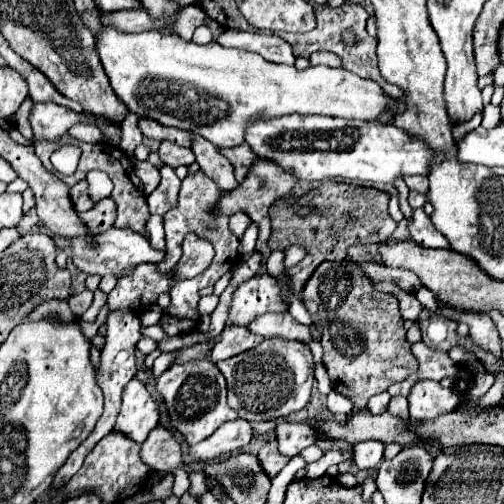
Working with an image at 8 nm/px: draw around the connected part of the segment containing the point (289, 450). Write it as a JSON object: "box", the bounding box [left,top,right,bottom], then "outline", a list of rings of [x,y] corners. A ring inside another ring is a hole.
{"box":[276,421,318,457],"outline":[[[304,421],[304,423],[278,423],[276,441],[278,441],[278,451],[282,455],[294,457],[302,449],[314,445],[318,439],[314,433],[314,425]]]}

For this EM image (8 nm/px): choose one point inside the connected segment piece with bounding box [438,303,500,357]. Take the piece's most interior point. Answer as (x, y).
(482, 330)

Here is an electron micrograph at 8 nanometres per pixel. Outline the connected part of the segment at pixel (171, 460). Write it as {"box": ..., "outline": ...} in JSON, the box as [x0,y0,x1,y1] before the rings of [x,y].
{"box":[140,425,188,471],"outline":[[[158,425],[150,431],[148,439],[142,443],[140,459],[152,467],[152,471],[176,471],[176,469],[188,469],[182,461],[180,443],[174,439],[174,435]]]}

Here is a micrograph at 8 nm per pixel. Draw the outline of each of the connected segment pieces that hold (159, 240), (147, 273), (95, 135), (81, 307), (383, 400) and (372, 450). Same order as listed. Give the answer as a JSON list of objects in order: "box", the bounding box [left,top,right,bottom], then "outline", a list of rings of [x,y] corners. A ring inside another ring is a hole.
[{"box":[146,217,166,251],"outline":[[[150,217],[146,231],[150,235],[150,243],[154,249],[158,251],[166,251],[166,239],[164,239],[164,225],[162,225],[162,217]]]},{"box":[108,263,174,313],"outline":[[[154,263],[136,265],[134,273],[122,277],[116,287],[108,293],[108,307],[112,309],[132,309],[142,313],[150,307],[160,293],[168,293],[174,279],[160,275]]]},{"box":[68,123,102,143],"outline":[[[76,123],[76,127],[71,127],[68,133],[74,137],[74,139],[78,139],[78,141],[89,143],[102,141],[101,130],[93,124]]]},{"box":[66,290,93,317],"outline":[[[84,290],[78,295],[71,295],[66,302],[70,306],[73,314],[80,317],[90,307],[92,301],[93,292]]]},{"box":[367,391,391,415],"outline":[[[385,391],[378,395],[372,396],[368,402],[367,408],[374,415],[379,415],[387,410],[391,396]]]},{"box":[354,441,384,469],"outline":[[[364,441],[354,445],[354,463],[358,469],[374,469],[382,461],[384,445],[376,441]]]}]

